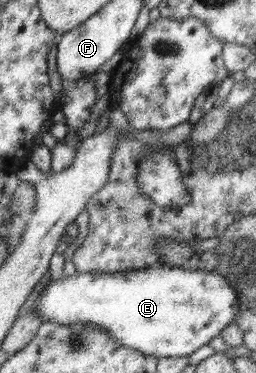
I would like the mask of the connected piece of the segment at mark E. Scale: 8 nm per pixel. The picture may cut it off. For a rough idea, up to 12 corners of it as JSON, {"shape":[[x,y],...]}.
{"shape":[[68,270],[41,322],[189,357],[233,322],[216,271]]}

